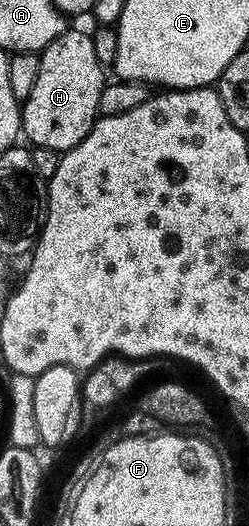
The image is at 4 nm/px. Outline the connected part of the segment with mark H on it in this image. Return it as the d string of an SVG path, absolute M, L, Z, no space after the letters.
M72 28L65 29L61 38L47 46L39 59L37 83L22 106L22 134L32 141L33 147L67 152L90 136L101 117L100 101L104 98L106 70L98 64L93 35Z

